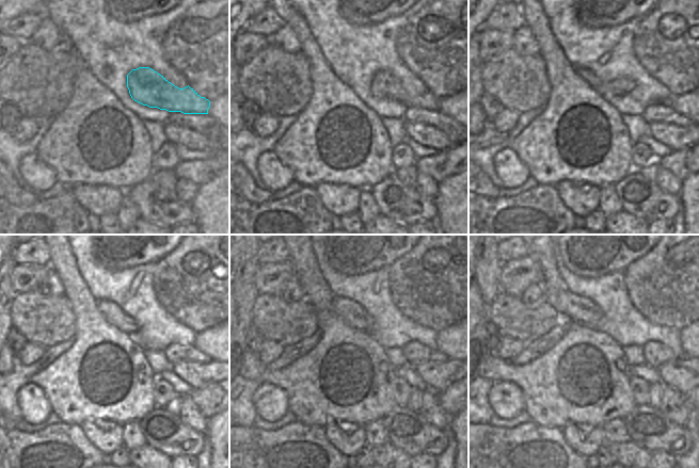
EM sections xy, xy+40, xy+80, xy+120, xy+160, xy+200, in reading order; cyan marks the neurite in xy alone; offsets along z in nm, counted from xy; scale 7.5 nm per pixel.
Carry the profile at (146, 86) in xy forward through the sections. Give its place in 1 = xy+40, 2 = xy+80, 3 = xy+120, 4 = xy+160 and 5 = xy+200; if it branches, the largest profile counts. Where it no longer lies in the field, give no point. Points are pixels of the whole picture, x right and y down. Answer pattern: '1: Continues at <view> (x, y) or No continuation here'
1: Continues at xy+40 (384, 84)
2: Continues at xy+80 (620, 85)
3: Continues at xy+120 (113, 313)
4: Continues at xy+160 (350, 311)
5: Continues at xy+200 (571, 307)

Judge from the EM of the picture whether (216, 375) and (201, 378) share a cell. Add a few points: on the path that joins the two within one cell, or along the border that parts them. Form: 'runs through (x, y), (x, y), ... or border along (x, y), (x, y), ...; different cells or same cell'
runs through (212, 375), (204, 375); same cell

